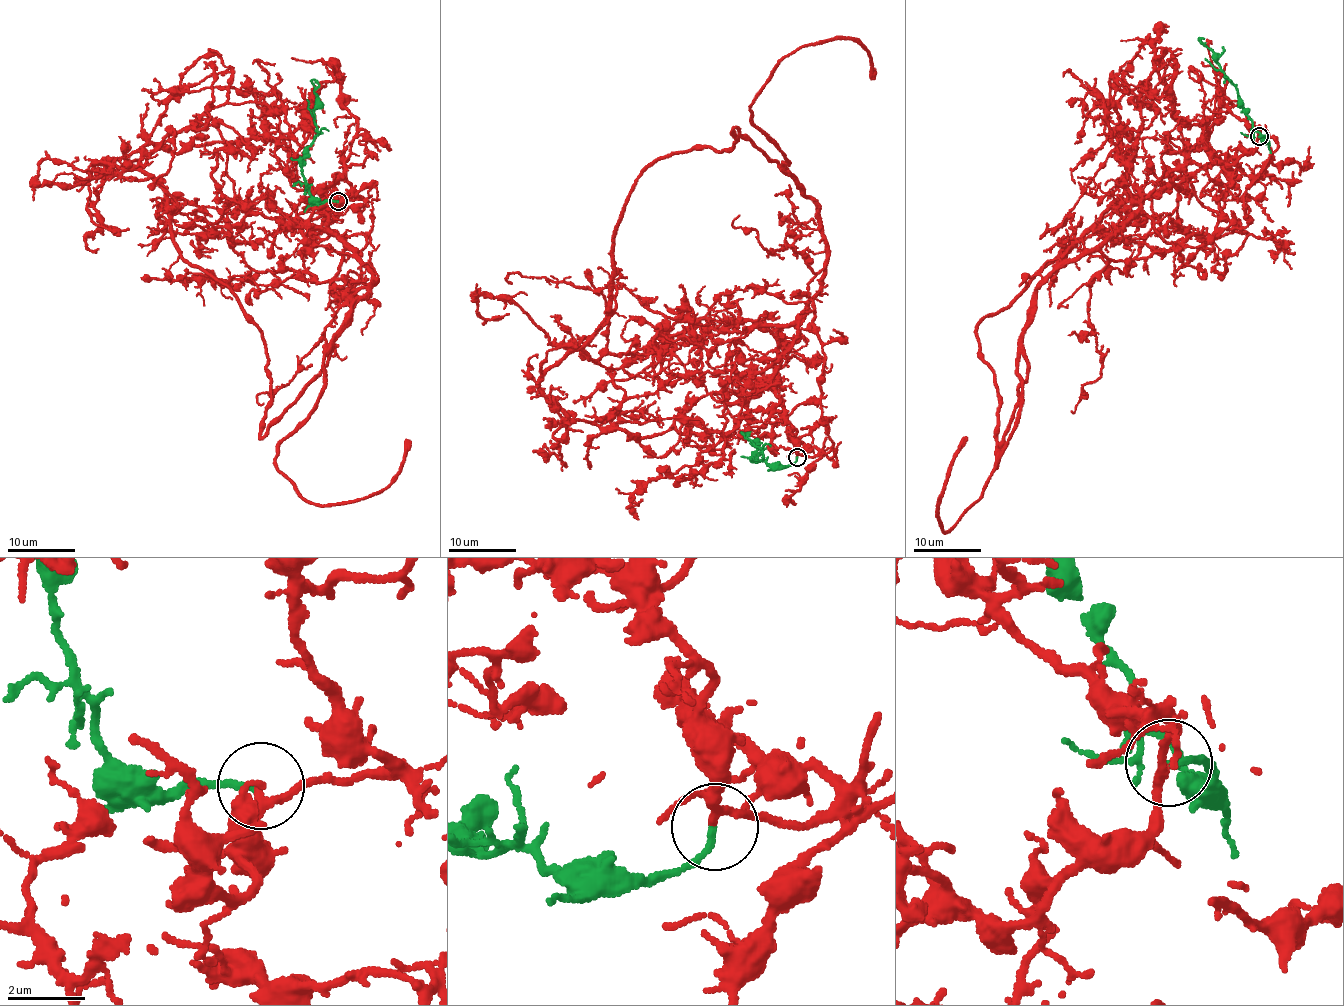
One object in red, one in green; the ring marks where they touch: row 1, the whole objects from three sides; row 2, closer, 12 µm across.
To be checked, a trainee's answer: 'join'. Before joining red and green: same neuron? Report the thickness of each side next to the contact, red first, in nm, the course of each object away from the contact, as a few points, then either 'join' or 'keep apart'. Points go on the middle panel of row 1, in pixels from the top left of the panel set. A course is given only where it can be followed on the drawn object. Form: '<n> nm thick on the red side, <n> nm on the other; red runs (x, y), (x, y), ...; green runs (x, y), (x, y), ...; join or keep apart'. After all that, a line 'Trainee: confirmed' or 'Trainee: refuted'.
180 nm thick on the red side, 170 nm on the other; red runs (797, 458), (777, 331), (820, 288), (826, 245), (750, 106), (787, 55), (821, 43), (860, 42), (874, 79); green runs (797, 458), (794, 463), (777, 467), (756, 461), (754, 457), (760, 452), (741, 431); join
Trainee: confirmed

